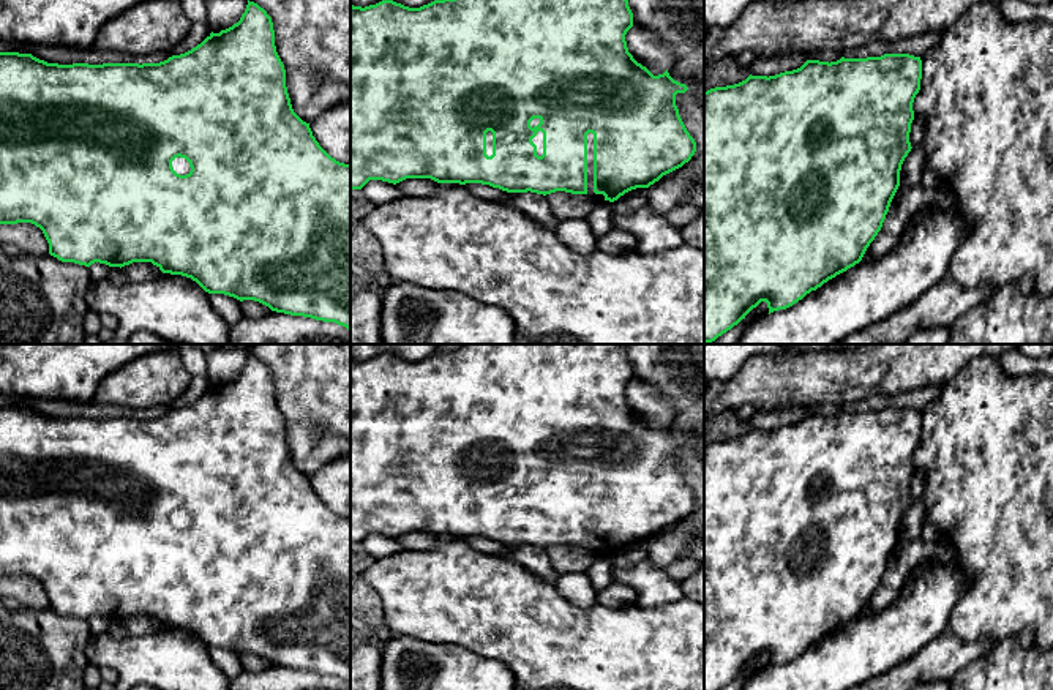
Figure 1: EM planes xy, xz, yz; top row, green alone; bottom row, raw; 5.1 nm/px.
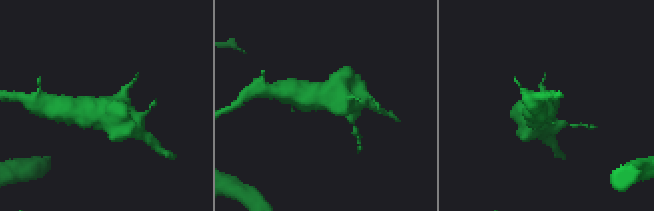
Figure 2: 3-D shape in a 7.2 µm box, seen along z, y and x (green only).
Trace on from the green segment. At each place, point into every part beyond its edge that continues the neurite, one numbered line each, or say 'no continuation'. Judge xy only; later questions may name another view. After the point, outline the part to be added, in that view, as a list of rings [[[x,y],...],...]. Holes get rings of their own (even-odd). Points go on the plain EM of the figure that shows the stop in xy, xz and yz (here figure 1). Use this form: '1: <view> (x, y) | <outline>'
1: xy (180, 518) | [[[180,510],[172,515],[172,521],[180,529],[186,529],[191,524],[189,516]]]

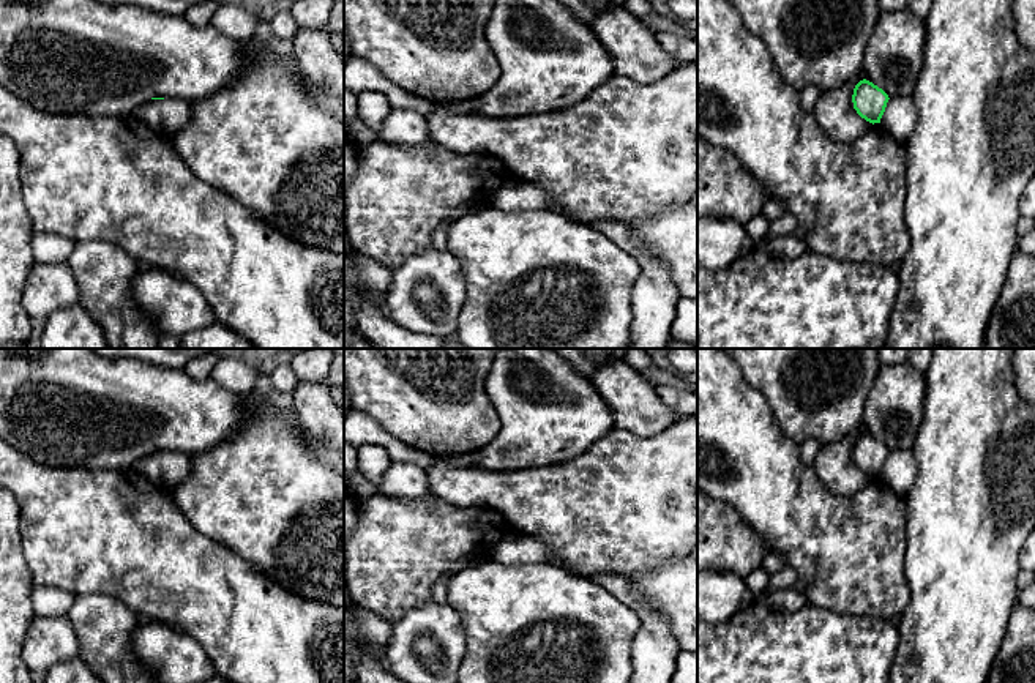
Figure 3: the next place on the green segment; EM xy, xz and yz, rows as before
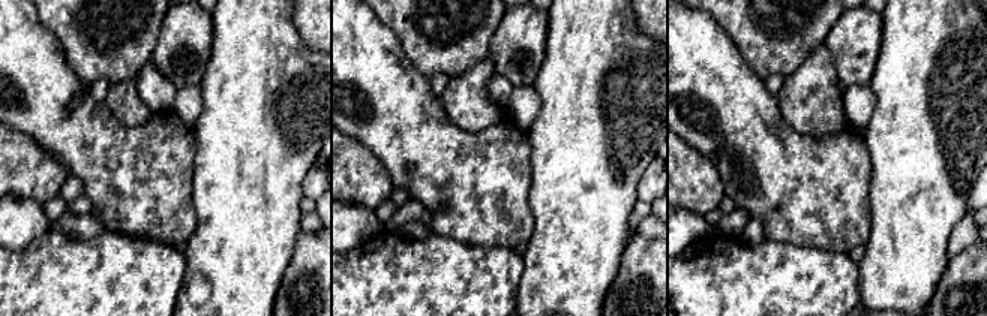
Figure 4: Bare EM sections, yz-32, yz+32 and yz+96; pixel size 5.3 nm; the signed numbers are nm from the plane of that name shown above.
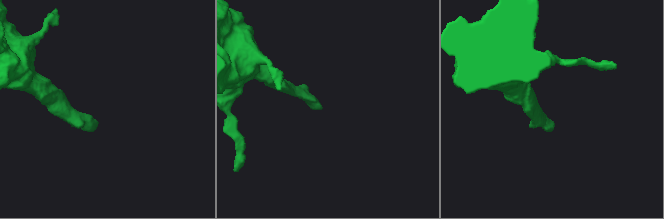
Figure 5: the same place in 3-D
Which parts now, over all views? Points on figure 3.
no continuation

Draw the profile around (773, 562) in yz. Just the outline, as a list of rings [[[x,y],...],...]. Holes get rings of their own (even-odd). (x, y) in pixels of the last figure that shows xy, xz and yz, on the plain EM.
[[[779,551],[767,552],[762,568],[772,576],[787,566],[786,555]]]

